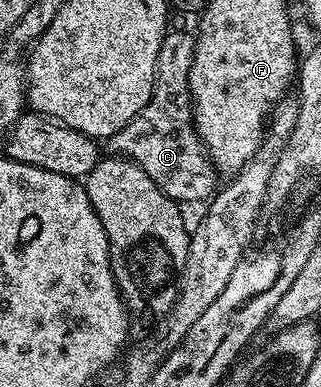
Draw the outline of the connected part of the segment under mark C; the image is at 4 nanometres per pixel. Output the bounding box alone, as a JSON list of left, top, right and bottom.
[108,29,220,204]

